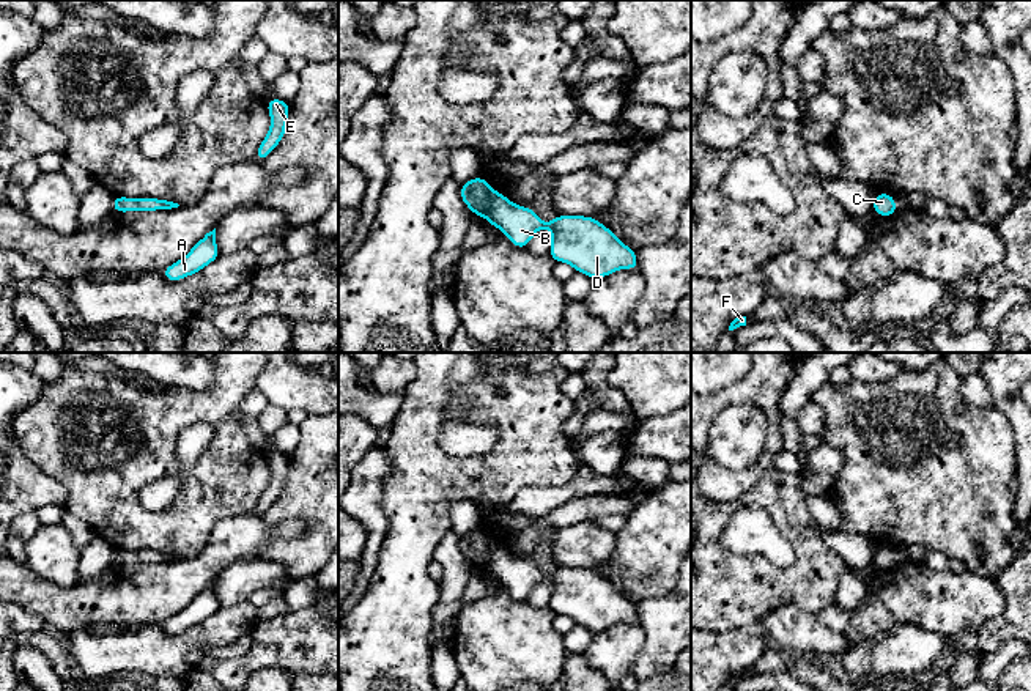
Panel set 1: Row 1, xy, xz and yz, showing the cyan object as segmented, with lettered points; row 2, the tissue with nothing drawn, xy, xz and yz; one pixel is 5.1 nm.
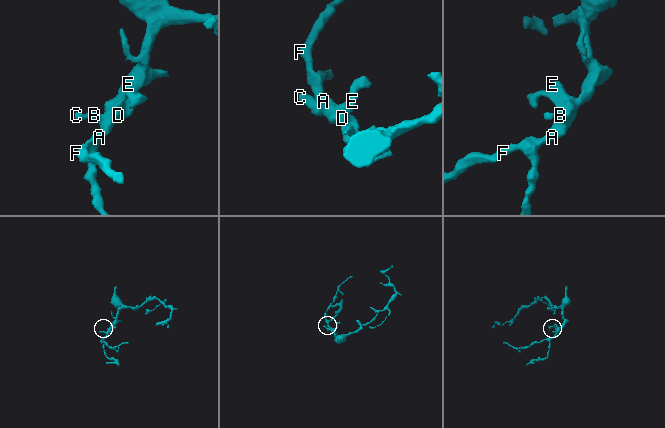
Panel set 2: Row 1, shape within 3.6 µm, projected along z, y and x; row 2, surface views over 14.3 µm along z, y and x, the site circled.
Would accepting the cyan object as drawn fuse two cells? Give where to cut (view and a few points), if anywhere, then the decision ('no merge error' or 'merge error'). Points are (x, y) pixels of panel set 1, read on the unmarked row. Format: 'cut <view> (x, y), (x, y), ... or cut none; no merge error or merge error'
cut none; no merge error

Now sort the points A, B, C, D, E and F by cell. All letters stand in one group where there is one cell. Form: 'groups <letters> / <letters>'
groups A B C D E F

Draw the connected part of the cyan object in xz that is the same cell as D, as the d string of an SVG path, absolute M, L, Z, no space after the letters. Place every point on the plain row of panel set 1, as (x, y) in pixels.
M483 529L461 537L460 548L475 570L482 568L504 584L515 600L527 601L532 589L548 581L552 586L549 611L568 615L593 634L620 622L639 622L636 603L595 570L559 567L545 575L532 560L515 557L493 543Z

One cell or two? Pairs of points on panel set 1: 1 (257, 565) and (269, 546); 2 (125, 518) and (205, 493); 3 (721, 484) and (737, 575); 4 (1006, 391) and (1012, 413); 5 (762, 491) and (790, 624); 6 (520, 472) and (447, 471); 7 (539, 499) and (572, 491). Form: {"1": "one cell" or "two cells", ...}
{"1": "two cells", "2": "one cell", "3": "two cells", "4": "one cell", "5": "two cells", "6": "one cell", "7": "one cell"}

